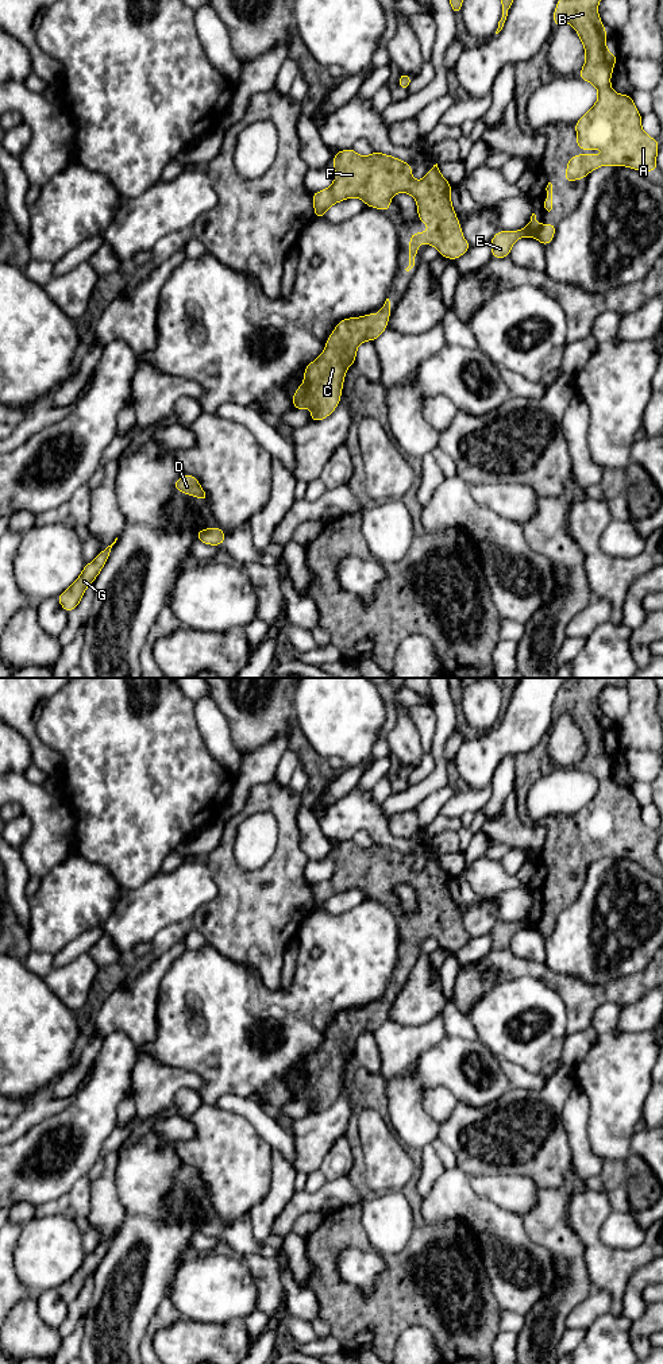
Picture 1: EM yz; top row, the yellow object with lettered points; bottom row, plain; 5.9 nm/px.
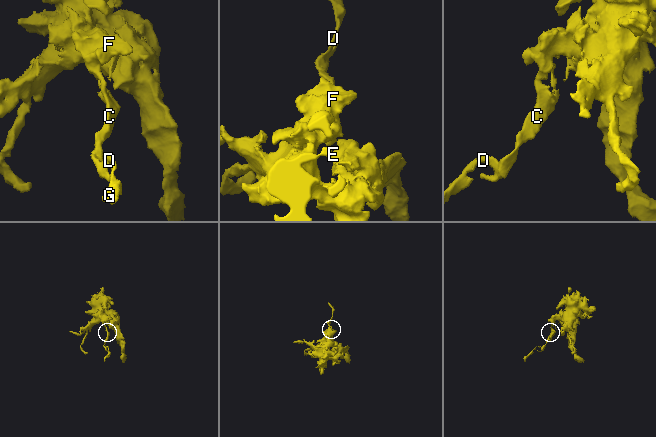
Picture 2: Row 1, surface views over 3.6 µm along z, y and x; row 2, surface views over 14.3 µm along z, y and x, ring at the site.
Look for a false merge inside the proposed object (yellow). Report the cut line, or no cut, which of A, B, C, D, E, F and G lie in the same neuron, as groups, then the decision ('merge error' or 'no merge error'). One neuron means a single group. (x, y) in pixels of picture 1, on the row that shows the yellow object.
cut none; groups A B C D E F G; no merge error

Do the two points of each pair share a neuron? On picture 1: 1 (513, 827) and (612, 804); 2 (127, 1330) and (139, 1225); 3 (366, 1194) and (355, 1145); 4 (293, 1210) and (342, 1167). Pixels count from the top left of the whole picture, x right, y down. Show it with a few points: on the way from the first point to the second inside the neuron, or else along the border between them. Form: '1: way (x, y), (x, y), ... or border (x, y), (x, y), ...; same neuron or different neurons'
1: border (546, 823), (546, 837), (538, 854); different neurons
2: way (127, 1305), (128, 1284), (139, 1266), (139, 1251); same neuron
3: way (358, 1182), (357, 1158); same neuron
4: border (347, 1174), (327, 1182); different neurons

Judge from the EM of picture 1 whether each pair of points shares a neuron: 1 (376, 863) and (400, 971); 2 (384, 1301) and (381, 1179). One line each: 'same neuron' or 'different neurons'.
1: same neuron
2: different neurons

